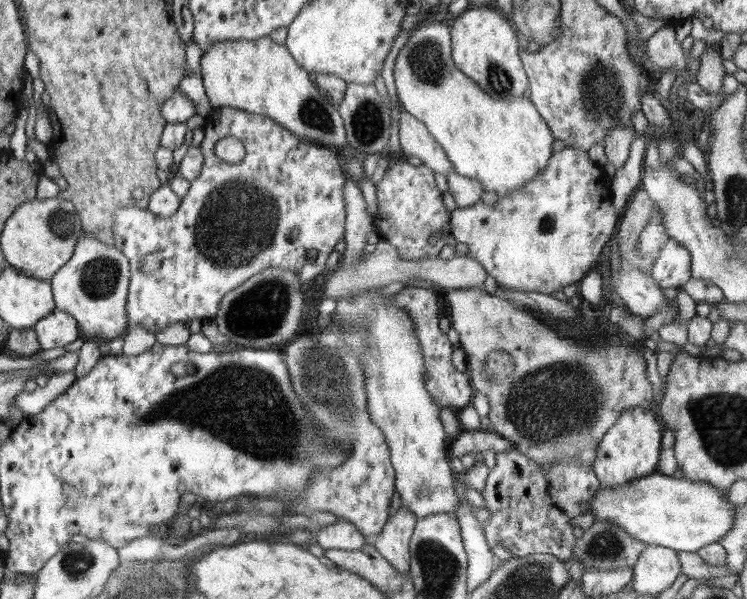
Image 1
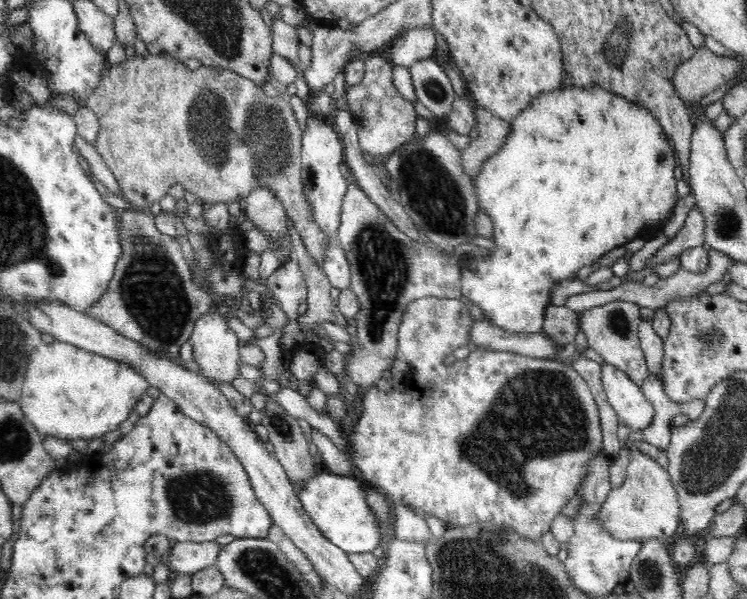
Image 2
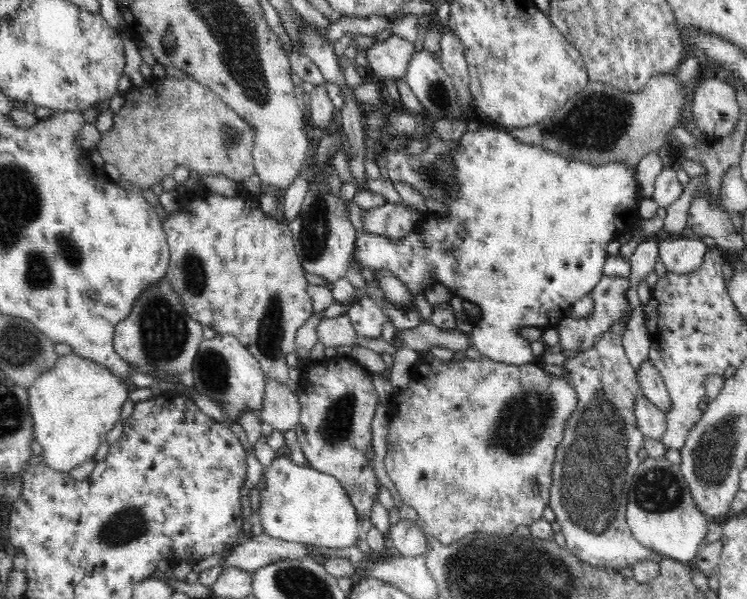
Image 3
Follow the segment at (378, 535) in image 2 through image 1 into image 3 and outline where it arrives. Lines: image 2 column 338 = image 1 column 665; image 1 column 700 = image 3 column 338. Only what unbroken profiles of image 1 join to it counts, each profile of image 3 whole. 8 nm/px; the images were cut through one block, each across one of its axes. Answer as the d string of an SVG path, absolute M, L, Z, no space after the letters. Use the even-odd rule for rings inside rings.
M288 456L274 458L264 472L266 484L260 492L260 530L276 540L316 546L316 548L350 548L358 544L358 514L346 488L338 478L322 474L310 466L296 466Z

